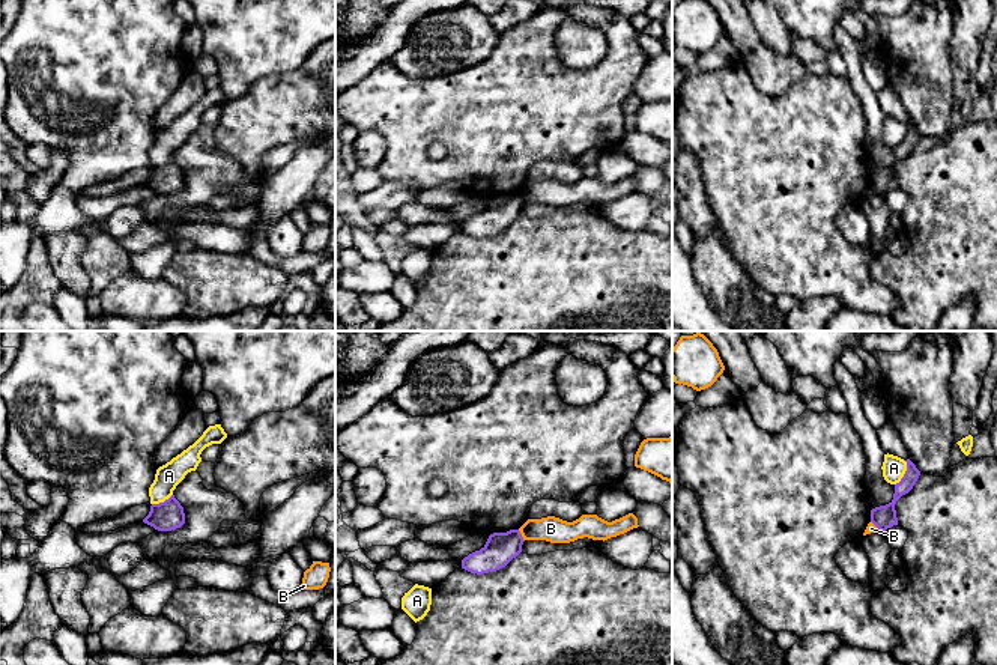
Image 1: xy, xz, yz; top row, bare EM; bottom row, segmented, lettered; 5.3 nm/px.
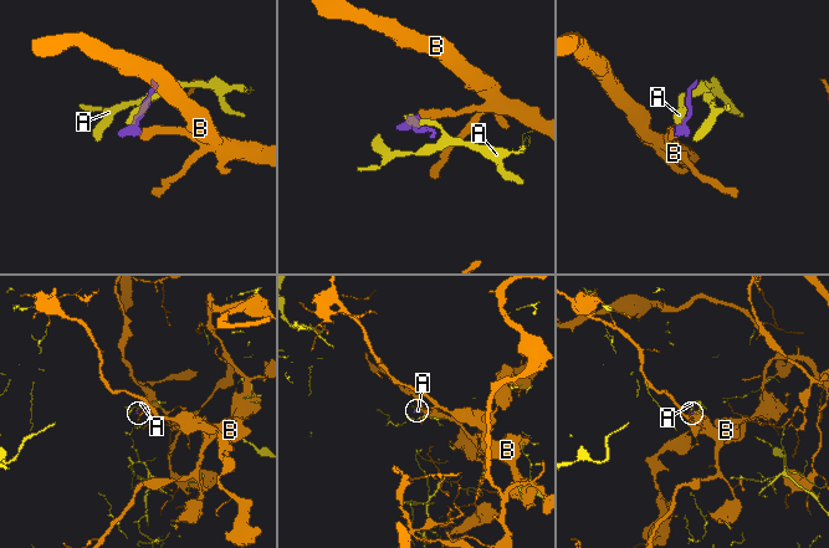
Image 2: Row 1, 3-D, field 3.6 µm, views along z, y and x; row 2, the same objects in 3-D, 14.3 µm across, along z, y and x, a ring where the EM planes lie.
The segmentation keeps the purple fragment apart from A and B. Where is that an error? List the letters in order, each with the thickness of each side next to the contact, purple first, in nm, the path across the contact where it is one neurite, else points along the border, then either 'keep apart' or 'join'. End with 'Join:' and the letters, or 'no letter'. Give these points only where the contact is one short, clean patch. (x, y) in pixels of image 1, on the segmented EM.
A: 110/130 nm | keep apart
B: 170/140 nm | across xz (501, 548), (521, 536), (530, 530), (551, 528) | join
Join: B

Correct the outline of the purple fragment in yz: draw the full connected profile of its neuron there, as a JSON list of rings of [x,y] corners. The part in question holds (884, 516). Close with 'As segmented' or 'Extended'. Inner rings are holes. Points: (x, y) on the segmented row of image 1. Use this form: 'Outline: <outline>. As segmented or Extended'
Outline: [[[907,459],[905,462],[907,471],[901,481],[895,484],[893,500],[886,506],[880,506],[871,510],[871,522],[868,524],[863,536],[875,531],[884,533],[887,528],[898,525],[895,504],[902,495],[908,493],[913,489],[920,475],[920,471],[910,459]]]. Extended

